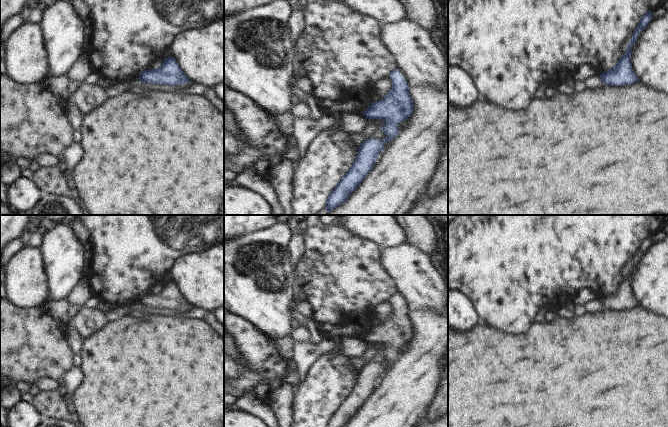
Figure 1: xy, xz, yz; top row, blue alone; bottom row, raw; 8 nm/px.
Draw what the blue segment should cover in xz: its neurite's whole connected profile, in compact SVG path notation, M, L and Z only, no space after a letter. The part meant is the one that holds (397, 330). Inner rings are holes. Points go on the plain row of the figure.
M395 293L389 298L392 312L384 323L371 326L362 337L368 344L380 343L386 346L380 353L386 359L383 364L369 362L358 372L357 380L347 397L330 416L326 427L344 427L372 394L379 376L387 366L391 366L399 358L398 349L407 344L414 335L414 328L409 317L406 303Z

